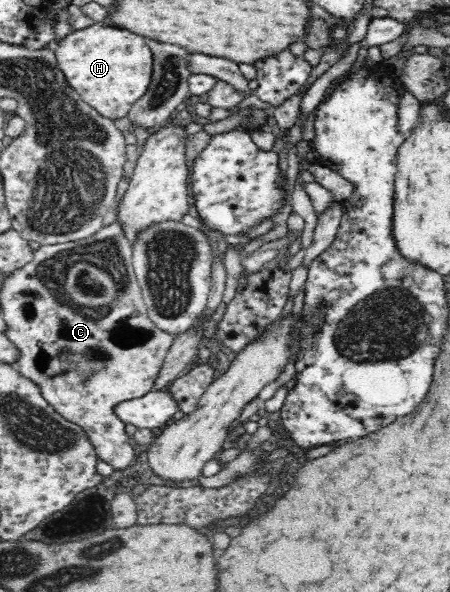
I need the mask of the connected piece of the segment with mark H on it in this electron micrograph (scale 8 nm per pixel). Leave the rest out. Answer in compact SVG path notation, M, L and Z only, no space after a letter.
M96 22L75 31L56 49L59 66L75 92L99 115L113 120L125 118L142 99L153 80L154 54L145 38L125 28Z

